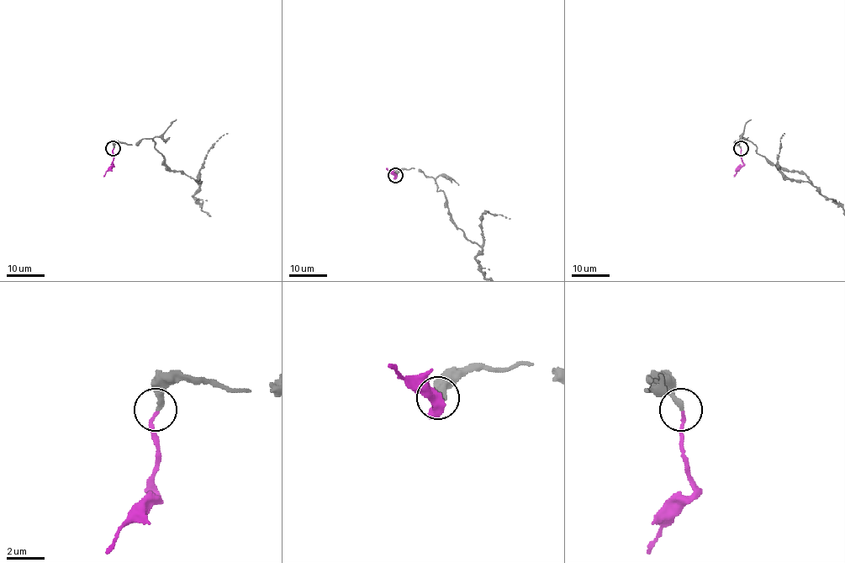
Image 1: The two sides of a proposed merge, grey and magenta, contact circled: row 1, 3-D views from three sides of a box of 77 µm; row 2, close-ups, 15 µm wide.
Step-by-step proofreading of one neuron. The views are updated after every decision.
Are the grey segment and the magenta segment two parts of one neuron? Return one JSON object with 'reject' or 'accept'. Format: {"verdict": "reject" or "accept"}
{"verdict": "accept"}

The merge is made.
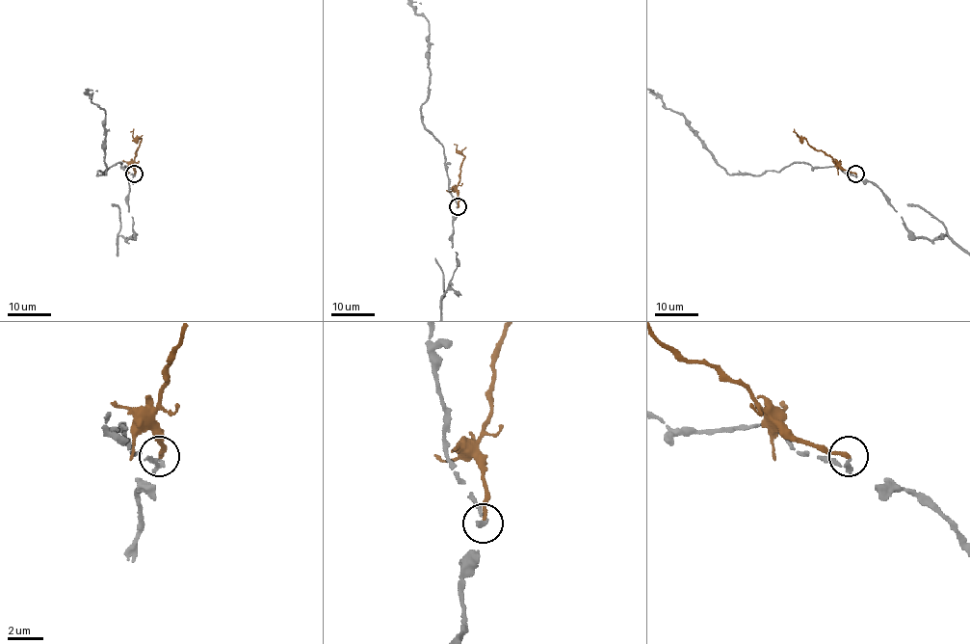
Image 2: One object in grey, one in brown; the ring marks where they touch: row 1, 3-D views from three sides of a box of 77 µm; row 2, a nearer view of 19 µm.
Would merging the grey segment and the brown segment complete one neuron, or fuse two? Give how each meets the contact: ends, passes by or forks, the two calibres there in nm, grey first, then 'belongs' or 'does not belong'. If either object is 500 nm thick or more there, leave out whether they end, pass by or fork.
grey ends | brown ends | 200/220 nm | does not belong

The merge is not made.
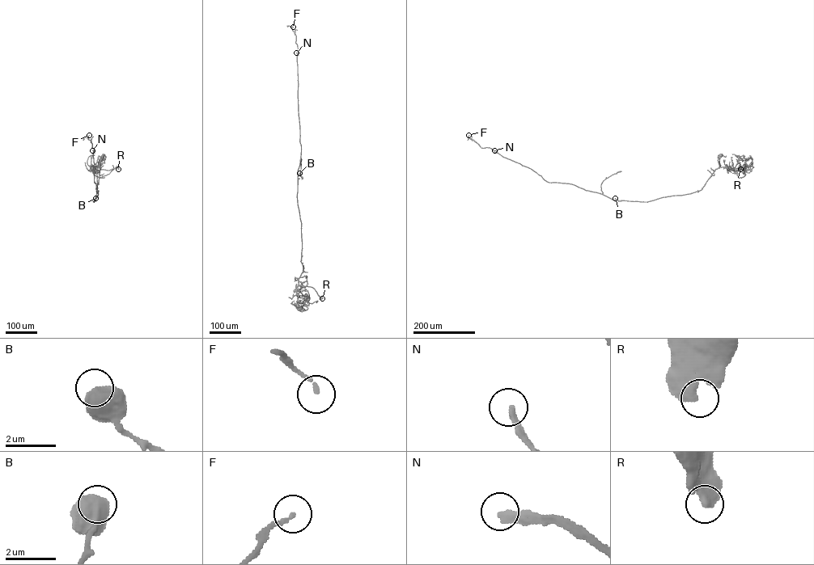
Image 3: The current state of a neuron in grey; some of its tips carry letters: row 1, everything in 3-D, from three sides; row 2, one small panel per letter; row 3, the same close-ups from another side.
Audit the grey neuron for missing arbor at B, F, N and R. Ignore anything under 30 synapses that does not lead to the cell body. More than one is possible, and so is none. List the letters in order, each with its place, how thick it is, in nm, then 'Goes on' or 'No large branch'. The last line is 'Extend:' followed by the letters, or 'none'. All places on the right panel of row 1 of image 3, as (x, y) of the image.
B: Place: (615, 198). Thickness 750 nm. No large branch
F: Place: (468, 135). Thickness 140 nm. No large branch
N: Place: (494, 150). Thickness 280 nm. Goes on
R: Place: (740, 169). Thickness 500 nm. No large branch
Extend: N

